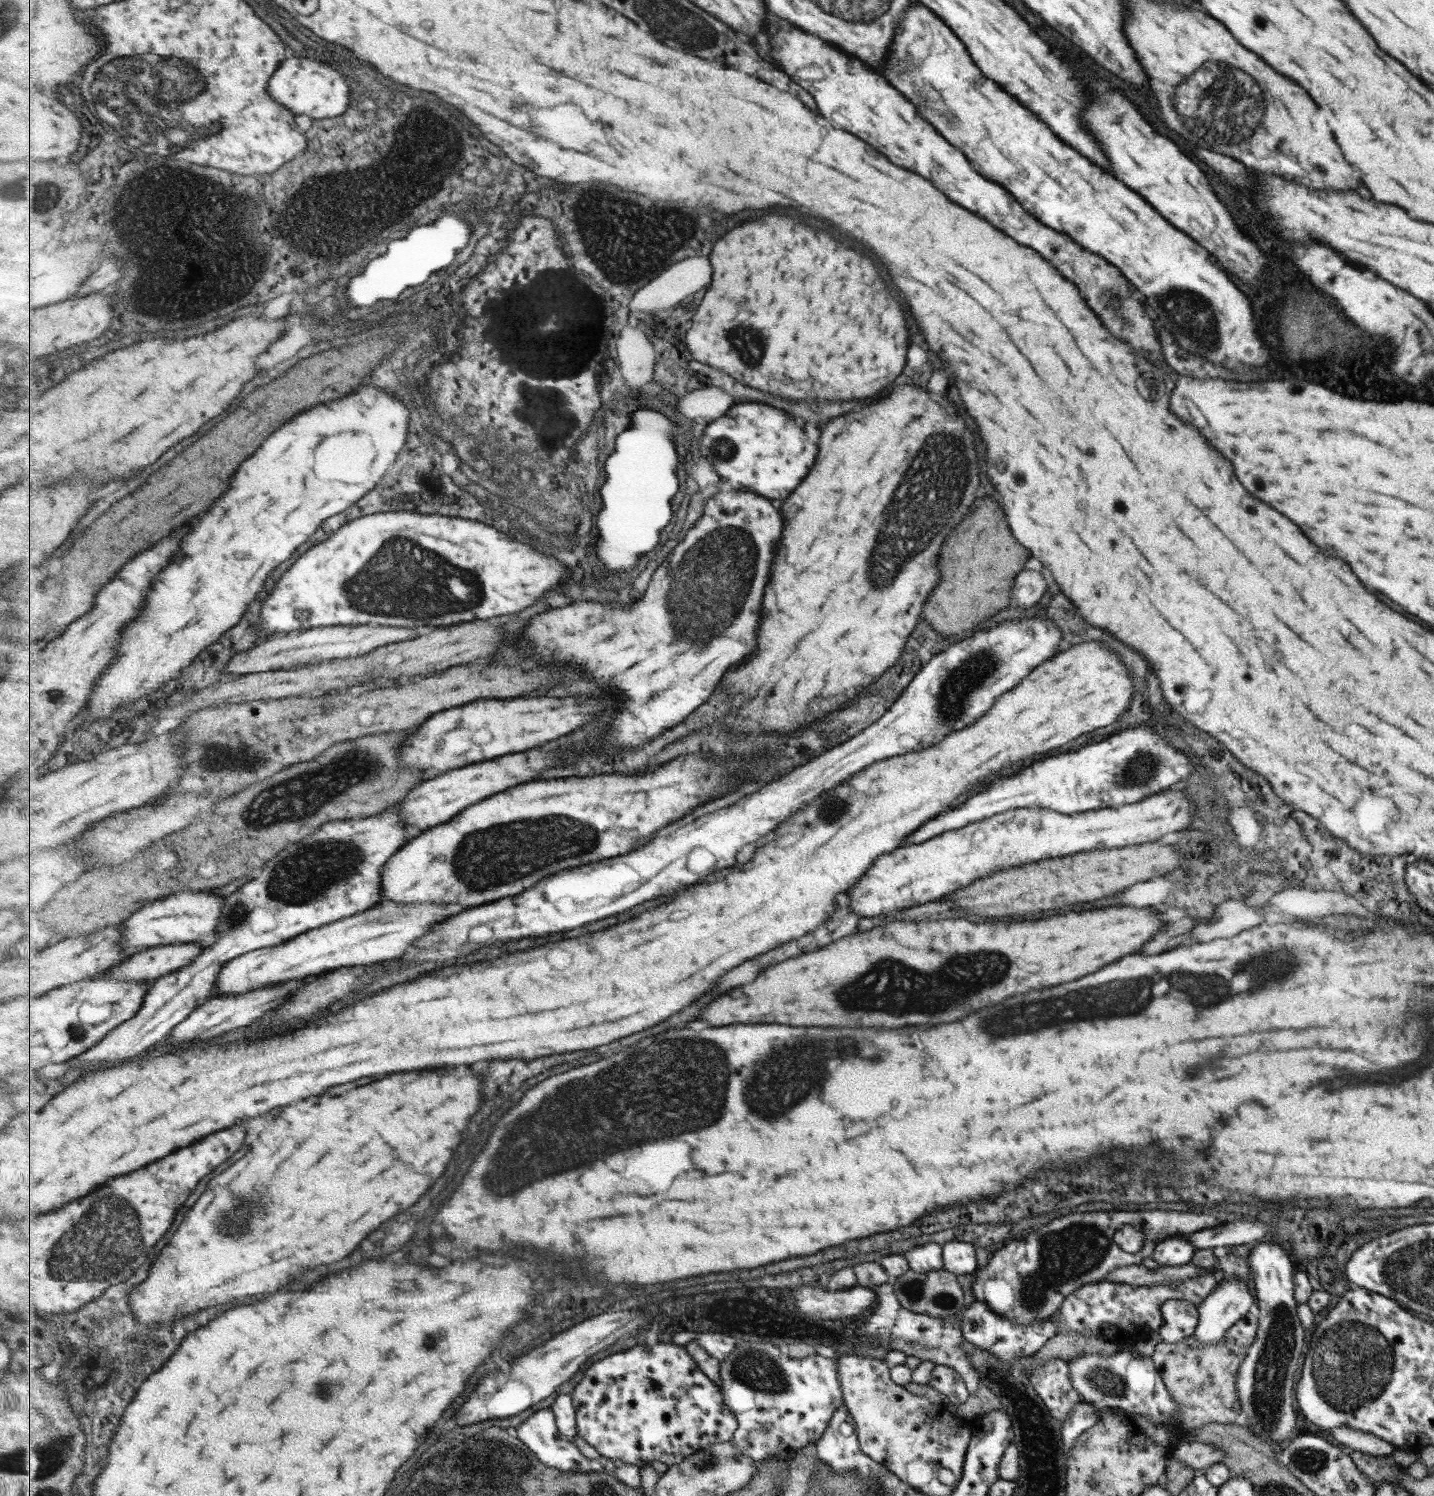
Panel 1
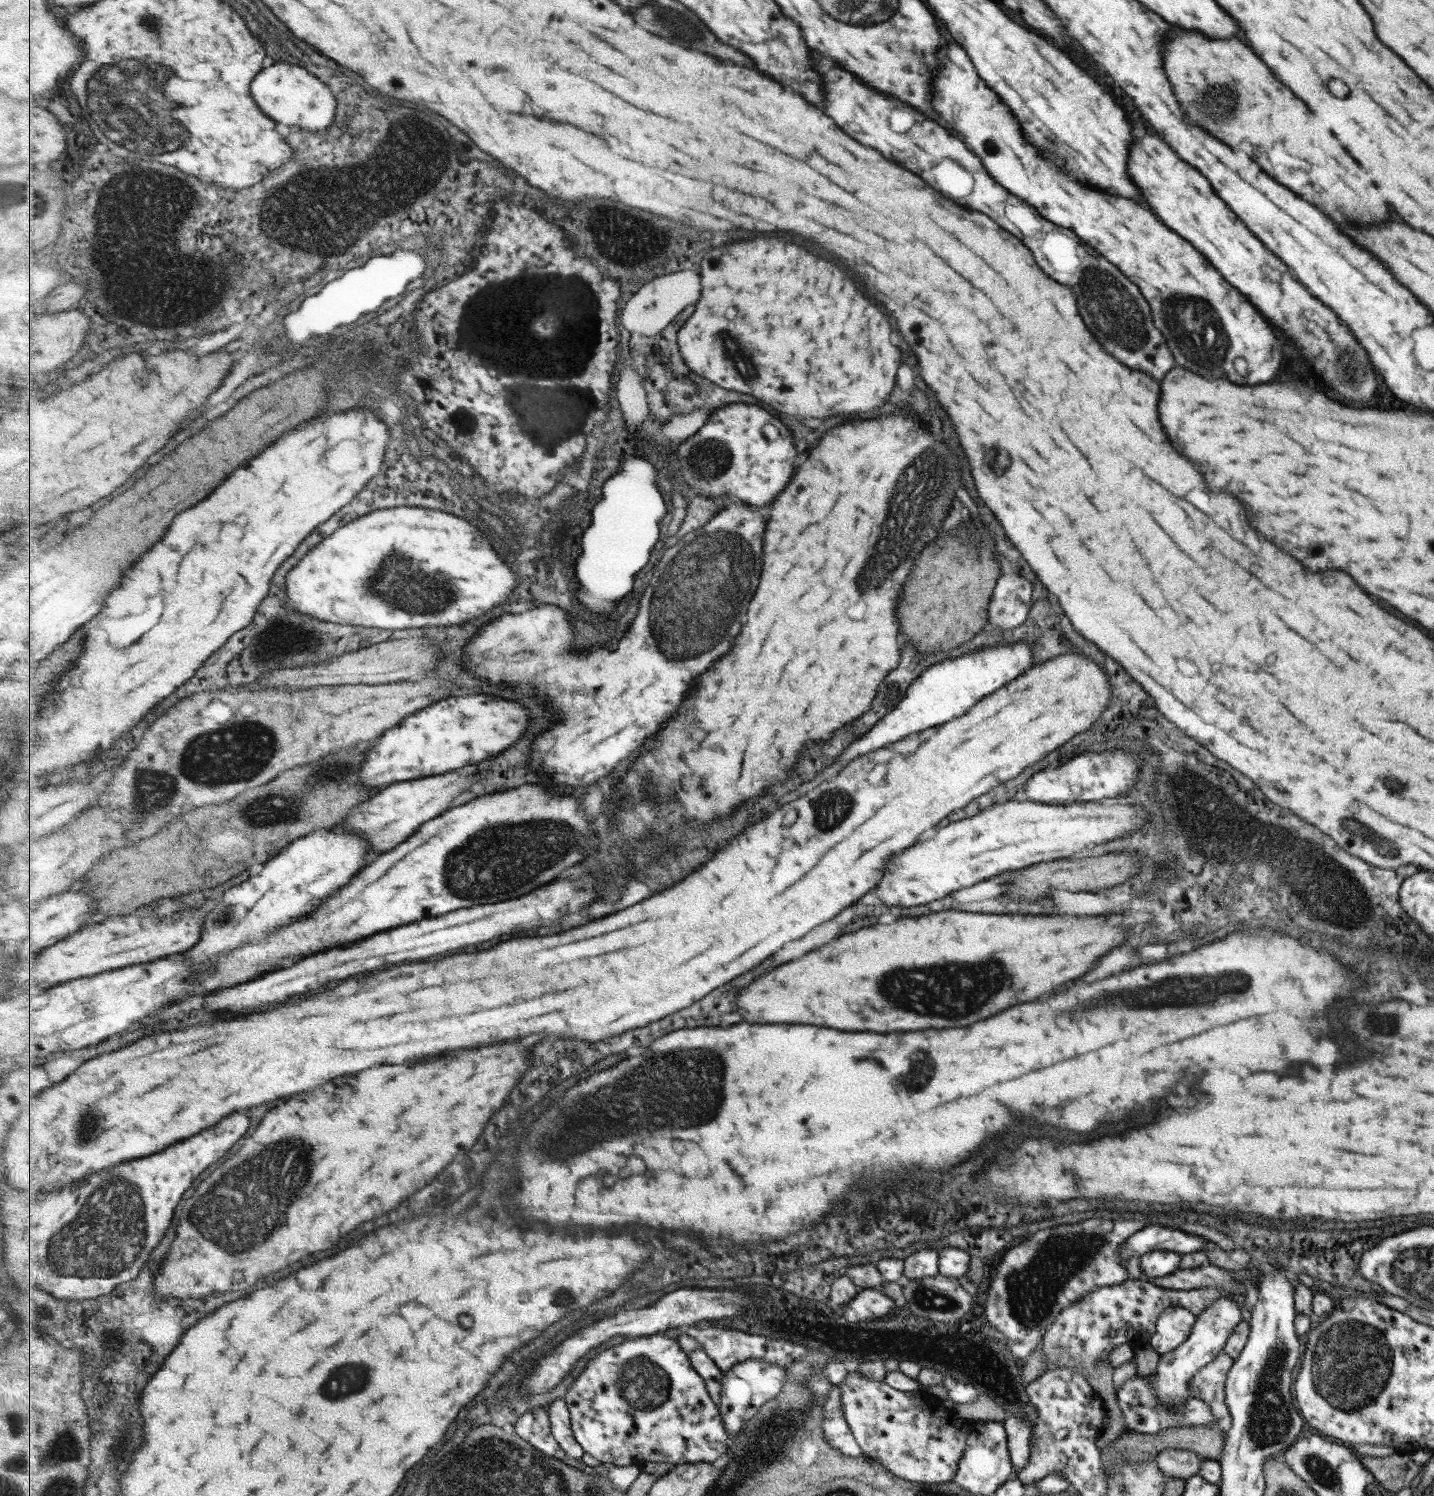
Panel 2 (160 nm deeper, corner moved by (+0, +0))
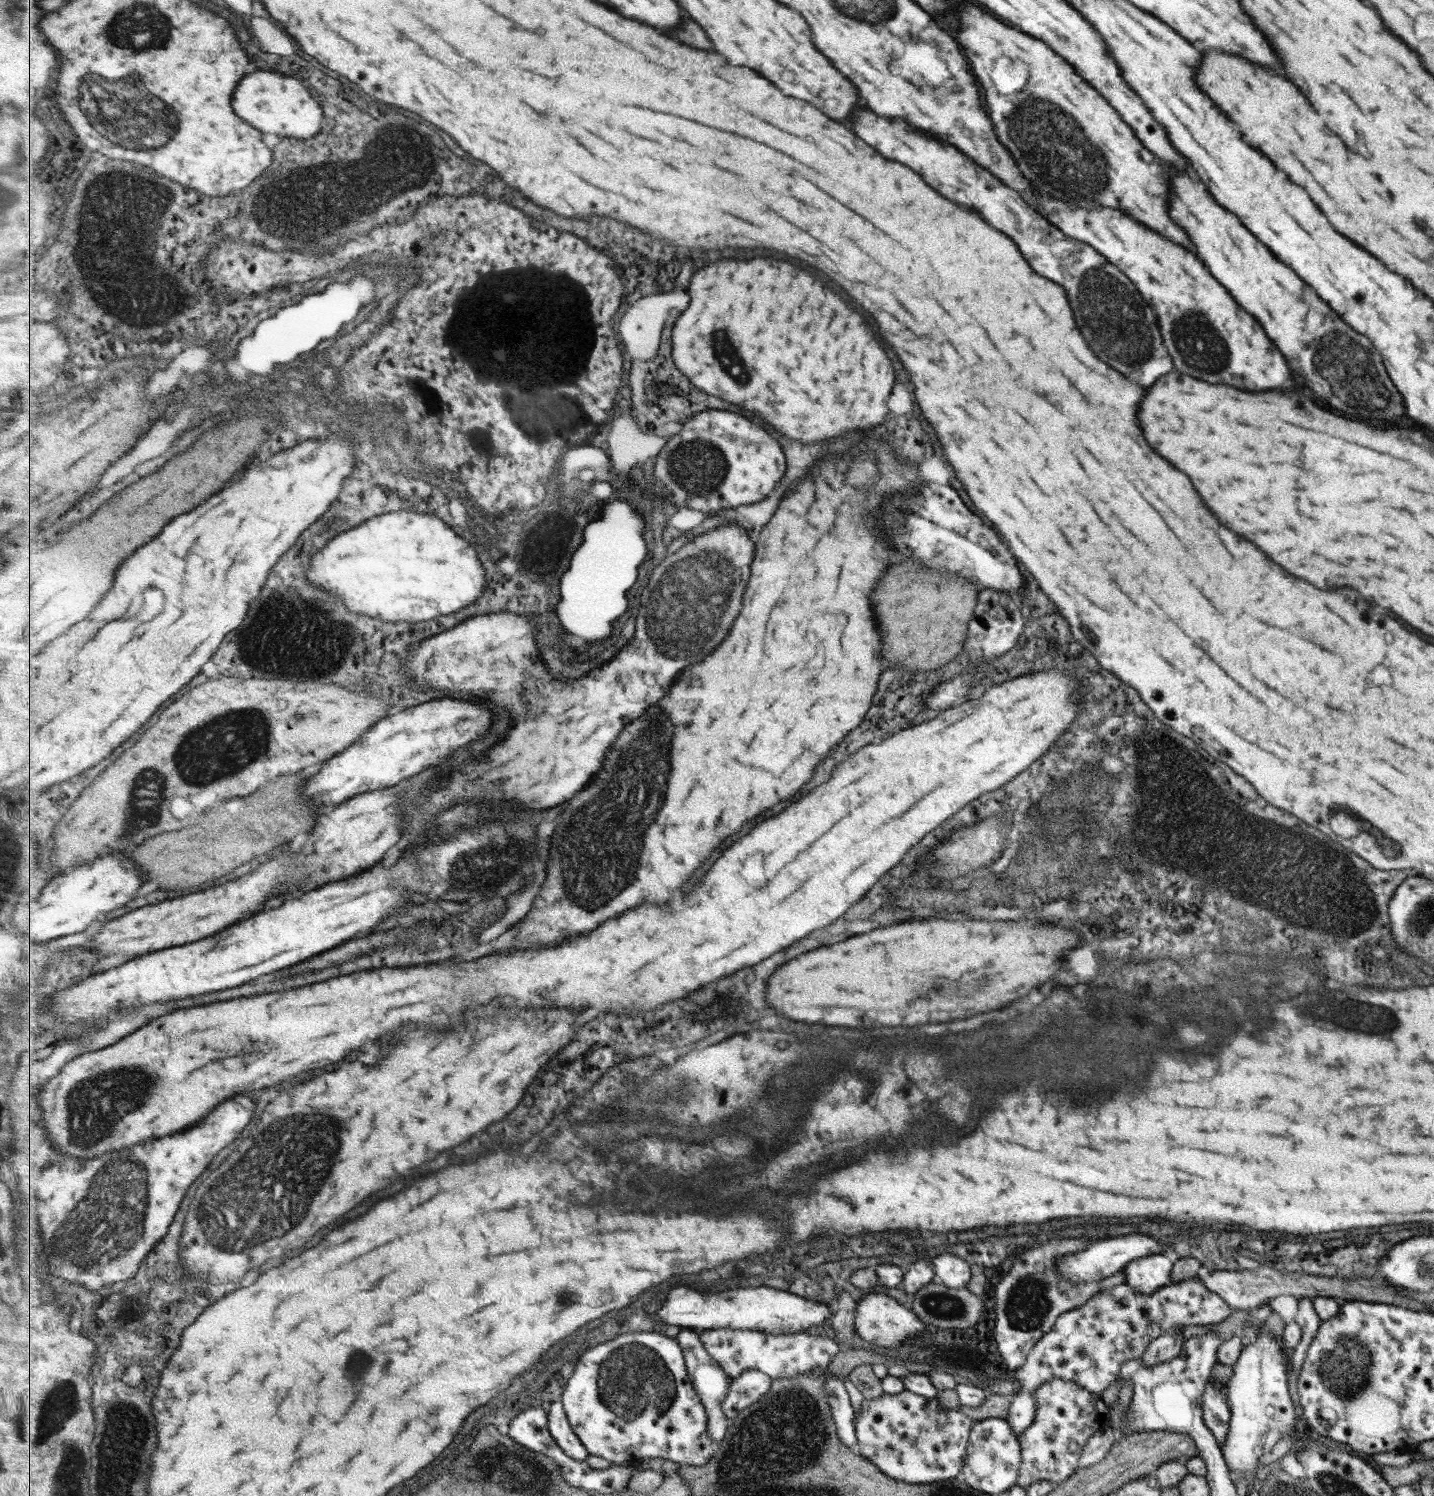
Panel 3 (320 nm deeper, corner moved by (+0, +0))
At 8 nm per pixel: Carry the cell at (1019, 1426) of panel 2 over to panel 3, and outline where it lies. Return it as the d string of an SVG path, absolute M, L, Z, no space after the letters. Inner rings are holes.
M1194 1278L1163 1285L1151 1294L1133 1292L1124 1282L1095 1293L1085 1304L1075 1307L1059 1315L1055 1323L1029 1350L1023 1364L1014 1369L1015 1384L1018 1388L1009 1396L1007 1424L1018 1437L1032 1423L1036 1409L1035 1389L1052 1378L1074 1382L1087 1392L1100 1394L1119 1376L1121 1364L1132 1359L1139 1359L1145 1347L1164 1332L1174 1326L1183 1325L1217 1325L1222 1322L1233 1309L1225 1304L1214 1292L1209 1292L1205 1285Z

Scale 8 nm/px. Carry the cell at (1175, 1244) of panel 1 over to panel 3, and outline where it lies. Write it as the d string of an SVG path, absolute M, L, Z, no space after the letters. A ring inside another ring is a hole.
M1155 1253L1134 1258L1123 1268L1124 1283L1139 1294L1151 1294L1170 1283L1173 1263L1165 1255Z

